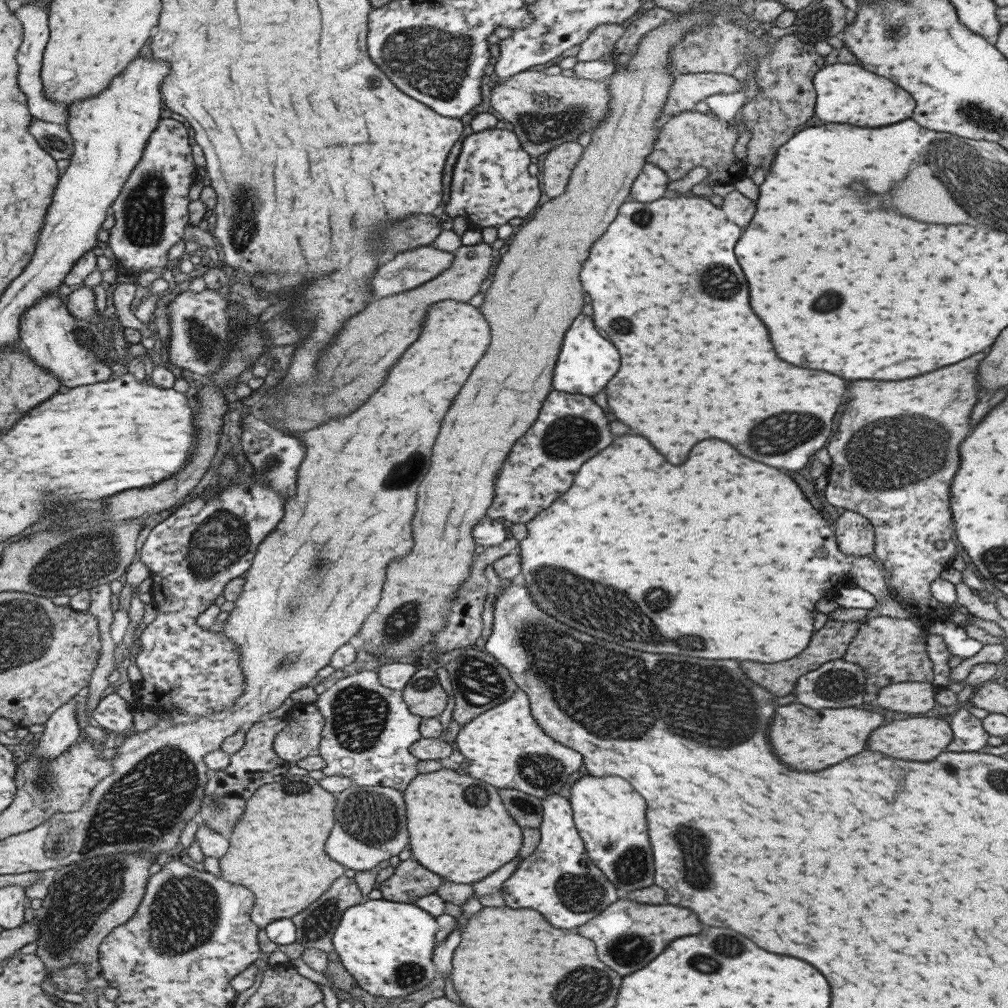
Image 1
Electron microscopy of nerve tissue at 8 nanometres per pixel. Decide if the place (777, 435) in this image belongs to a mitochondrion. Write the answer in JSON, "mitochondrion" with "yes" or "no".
{"mitochondrion":"yes"}

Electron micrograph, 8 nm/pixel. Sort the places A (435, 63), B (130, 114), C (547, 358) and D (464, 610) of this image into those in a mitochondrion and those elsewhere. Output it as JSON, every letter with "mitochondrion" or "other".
{"A":"mitochondrion","B":"other","C":"other","D":"other"}

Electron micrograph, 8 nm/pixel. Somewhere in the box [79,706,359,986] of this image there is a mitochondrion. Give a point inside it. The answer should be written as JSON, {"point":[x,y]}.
{"point":[185,910]}

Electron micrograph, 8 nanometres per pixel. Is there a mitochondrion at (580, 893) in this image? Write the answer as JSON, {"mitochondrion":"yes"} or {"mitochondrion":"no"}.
{"mitochondrion":"yes"}

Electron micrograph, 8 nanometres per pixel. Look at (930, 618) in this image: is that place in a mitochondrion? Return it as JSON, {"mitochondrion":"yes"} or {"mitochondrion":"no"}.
{"mitochondrion":"no"}

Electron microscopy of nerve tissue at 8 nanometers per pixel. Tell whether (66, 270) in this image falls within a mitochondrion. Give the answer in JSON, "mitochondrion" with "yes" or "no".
{"mitochondrion":"no"}

